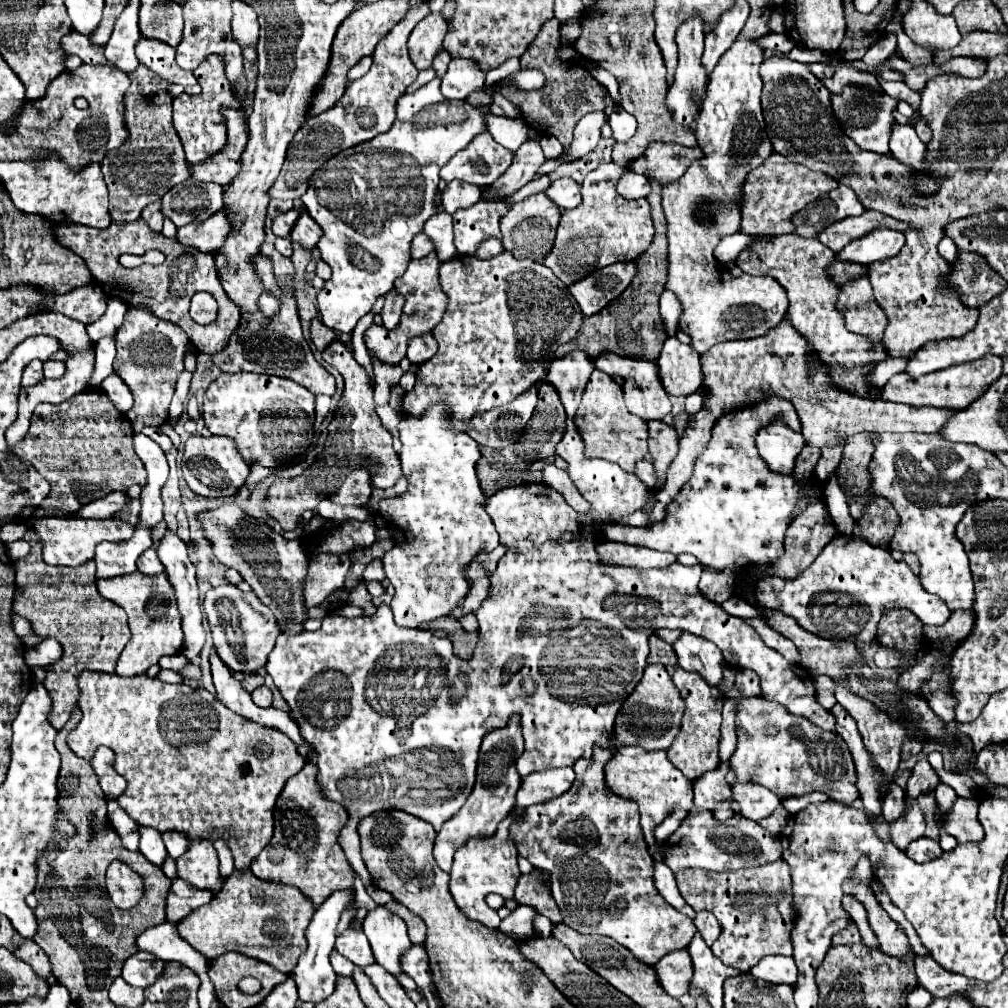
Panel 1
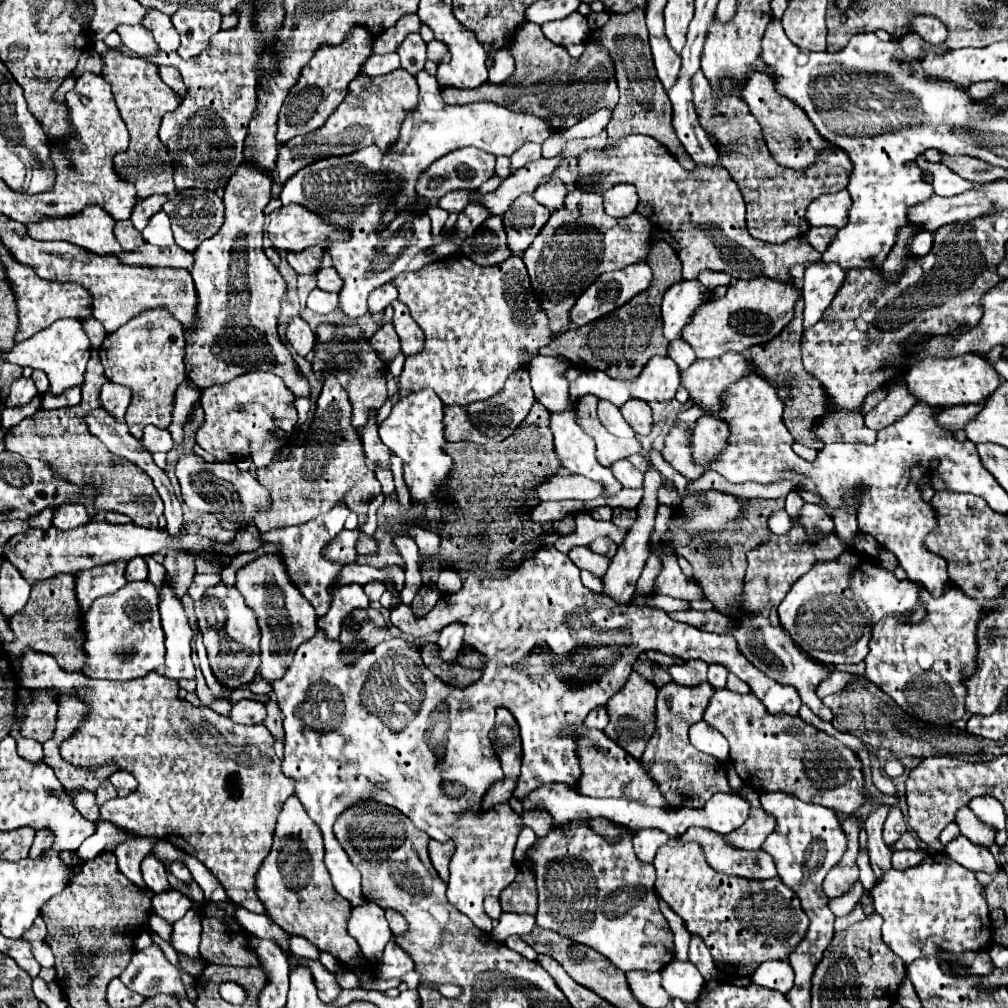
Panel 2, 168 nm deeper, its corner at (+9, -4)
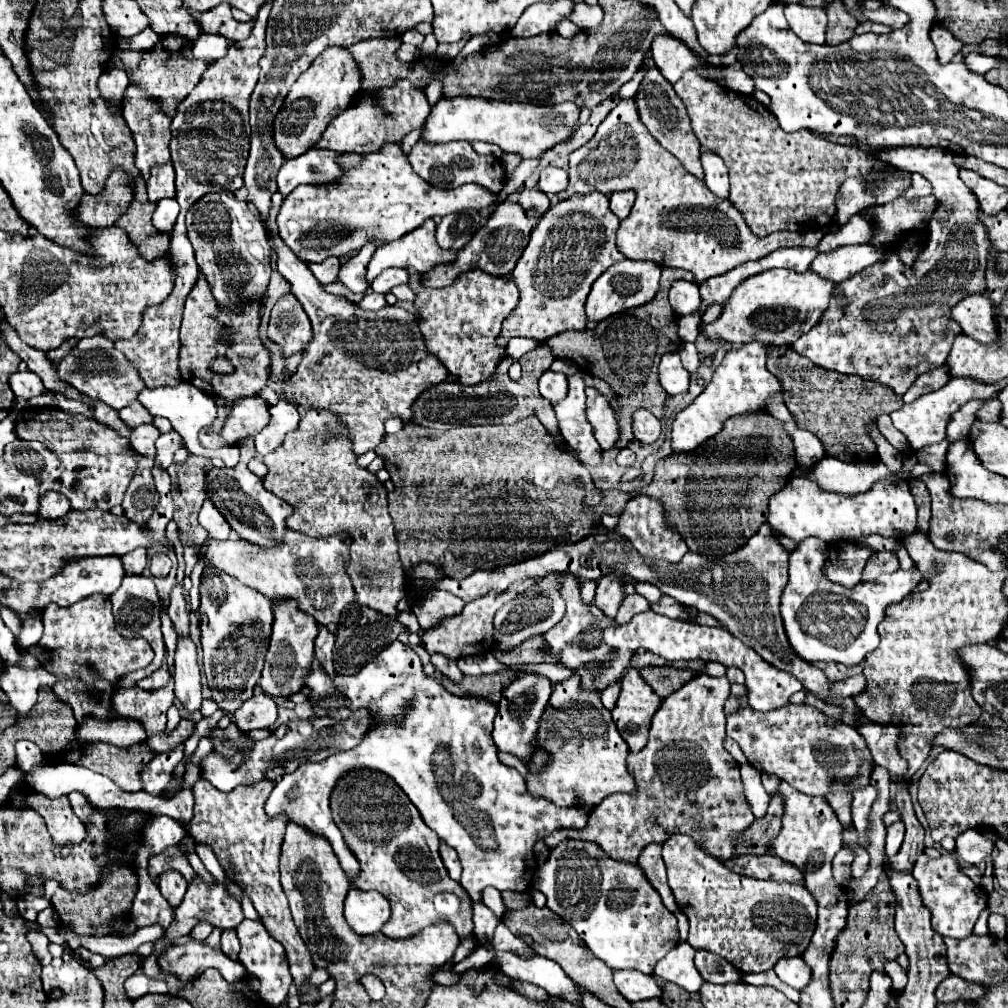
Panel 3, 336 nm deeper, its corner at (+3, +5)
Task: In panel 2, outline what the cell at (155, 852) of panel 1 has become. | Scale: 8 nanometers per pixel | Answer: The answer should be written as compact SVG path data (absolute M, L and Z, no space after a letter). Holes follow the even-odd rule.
M152 854L142 860L142 874L144 874L144 882L150 890L154 890L154 892L170 890L170 884L166 880L166 866Z

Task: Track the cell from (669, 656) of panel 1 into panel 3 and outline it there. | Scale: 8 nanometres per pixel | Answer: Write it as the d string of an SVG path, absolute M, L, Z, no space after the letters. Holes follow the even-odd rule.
M670 665L646 667L646 669L640 669L640 675L662 699L668 697L670 693L674 693L676 689L680 689L680 685L688 683L692 677L696 677L696 673L690 669L676 669Z

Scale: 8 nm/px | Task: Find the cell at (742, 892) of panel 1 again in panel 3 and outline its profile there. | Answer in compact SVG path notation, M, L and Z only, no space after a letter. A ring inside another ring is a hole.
M672 835L662 847L668 885L690 921L686 943L724 957L742 973L772 969L780 957L802 955L816 927L816 901L802 885L738 875L706 855L686 835Z

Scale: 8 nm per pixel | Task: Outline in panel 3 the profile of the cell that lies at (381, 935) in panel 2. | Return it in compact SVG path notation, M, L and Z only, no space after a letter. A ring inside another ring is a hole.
M350 887L344 905L344 917L358 935L372 935L378 933L388 921L390 905L376 891L360 891Z

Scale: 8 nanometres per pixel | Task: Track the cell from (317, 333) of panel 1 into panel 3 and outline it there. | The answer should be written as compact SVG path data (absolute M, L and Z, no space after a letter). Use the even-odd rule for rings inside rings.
M286 293L272 309L268 337L282 347L284 357L302 351L310 341L310 321L294 295Z

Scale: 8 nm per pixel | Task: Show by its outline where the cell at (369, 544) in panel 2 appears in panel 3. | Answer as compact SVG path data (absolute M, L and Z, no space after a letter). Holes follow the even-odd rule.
M306 411L298 429L290 431L284 445L266 455L264 463L268 463L264 487L294 507L288 527L312 537L346 533L352 539L346 573L352 579L356 601L384 615L398 617L398 601L406 595L406 573L398 557L398 541L386 509L388 491L372 473L356 465L348 431L338 425L336 415L328 411ZM326 431L338 435L332 437Z

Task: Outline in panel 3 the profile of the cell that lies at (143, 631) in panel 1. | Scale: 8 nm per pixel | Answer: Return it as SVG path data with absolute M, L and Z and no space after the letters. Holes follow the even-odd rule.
M146 595L146 599L132 599L132 603L126 605L124 609L128 609L128 613L122 611L122 615L114 615L118 633L128 639L142 637L150 643L150 647L154 651L154 659L146 669L134 671L120 681L122 687L136 687L136 683L140 679L152 675L164 663L166 647L164 647L164 639L162 639L162 631L160 631L160 599L156 601L156 597Z

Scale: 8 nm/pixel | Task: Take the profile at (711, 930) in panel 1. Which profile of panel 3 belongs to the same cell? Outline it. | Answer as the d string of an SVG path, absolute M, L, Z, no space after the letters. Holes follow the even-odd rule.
M696 951L694 963L696 963L696 969L702 975L702 979L708 983L716 983L716 985L738 983L742 977L734 965L730 965L722 957L708 953L708 951L700 951L700 953Z

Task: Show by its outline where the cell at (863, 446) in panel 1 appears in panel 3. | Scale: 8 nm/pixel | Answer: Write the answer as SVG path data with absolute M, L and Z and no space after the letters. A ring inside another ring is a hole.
M944 365L932 369L932 371L924 373L924 375L920 375L918 381L916 381L916 383L908 389L908 393L904 395L904 403L912 403L916 397L920 397L920 395L924 395L924 393L932 393L932 391L944 387L948 379L950 379L950 377L948 377L948 369L944 369Z

